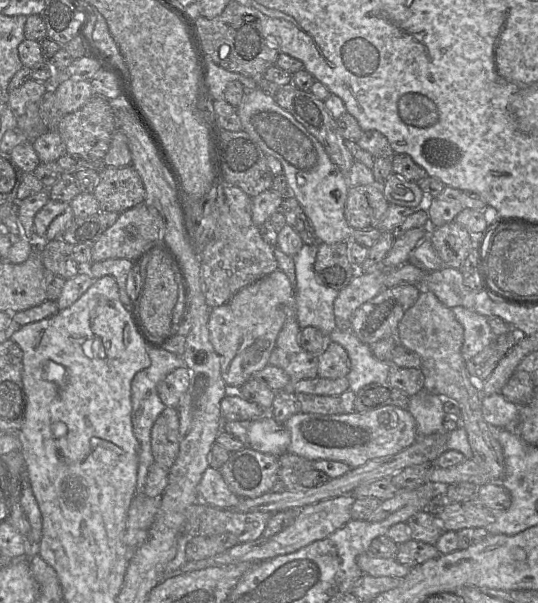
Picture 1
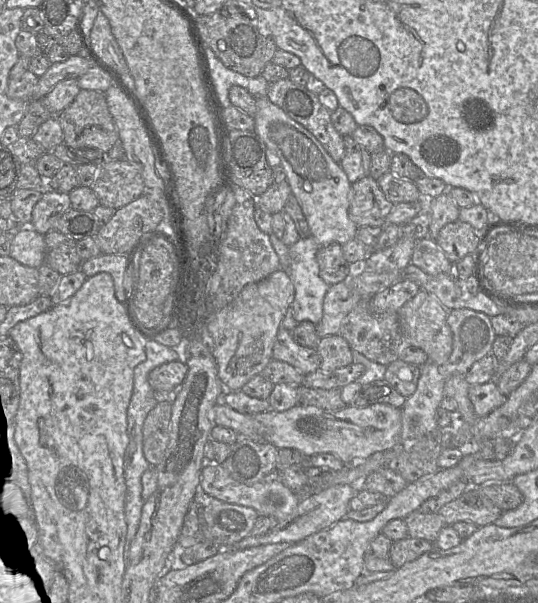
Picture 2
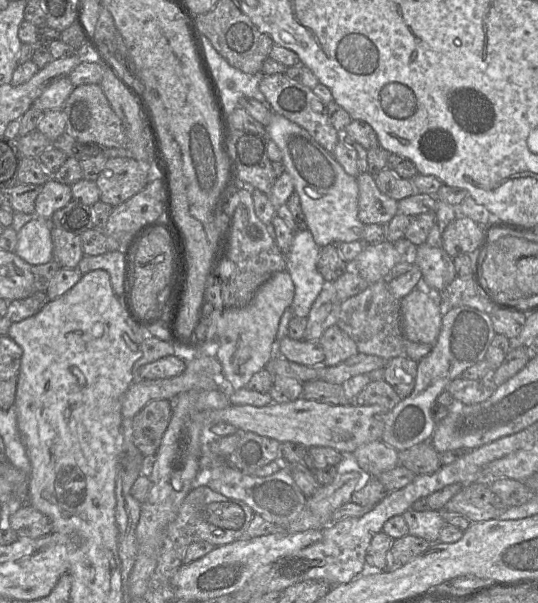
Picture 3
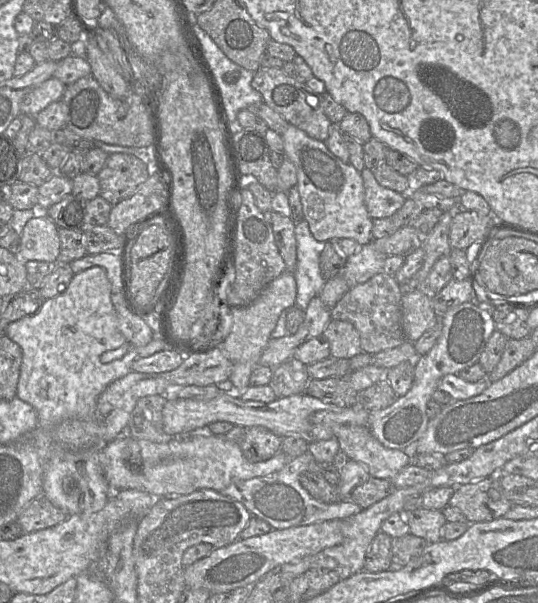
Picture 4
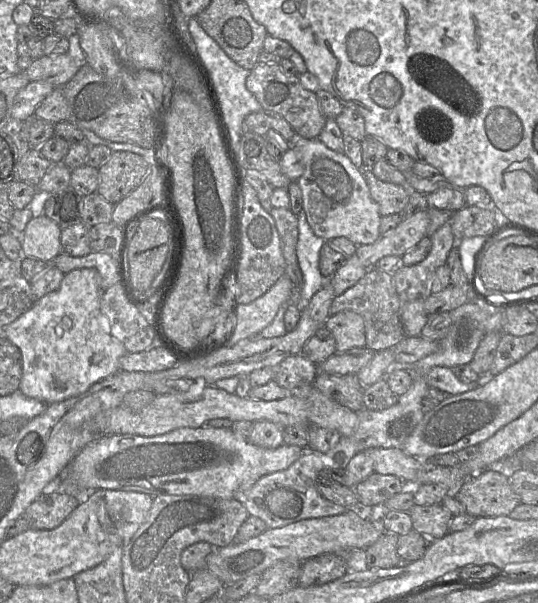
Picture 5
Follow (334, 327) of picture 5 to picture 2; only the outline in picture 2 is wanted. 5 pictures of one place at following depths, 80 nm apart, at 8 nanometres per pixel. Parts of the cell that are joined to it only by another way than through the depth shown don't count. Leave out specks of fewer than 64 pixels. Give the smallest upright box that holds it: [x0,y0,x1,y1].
[316,334,354,372]

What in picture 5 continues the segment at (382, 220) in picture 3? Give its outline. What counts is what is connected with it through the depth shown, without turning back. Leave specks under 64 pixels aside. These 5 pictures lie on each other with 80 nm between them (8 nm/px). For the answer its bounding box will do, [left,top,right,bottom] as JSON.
[363,169,410,216]

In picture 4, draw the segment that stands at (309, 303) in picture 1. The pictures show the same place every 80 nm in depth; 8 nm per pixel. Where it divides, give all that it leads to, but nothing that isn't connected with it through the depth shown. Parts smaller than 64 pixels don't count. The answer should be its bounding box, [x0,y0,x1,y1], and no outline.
[293,219,326,311]

